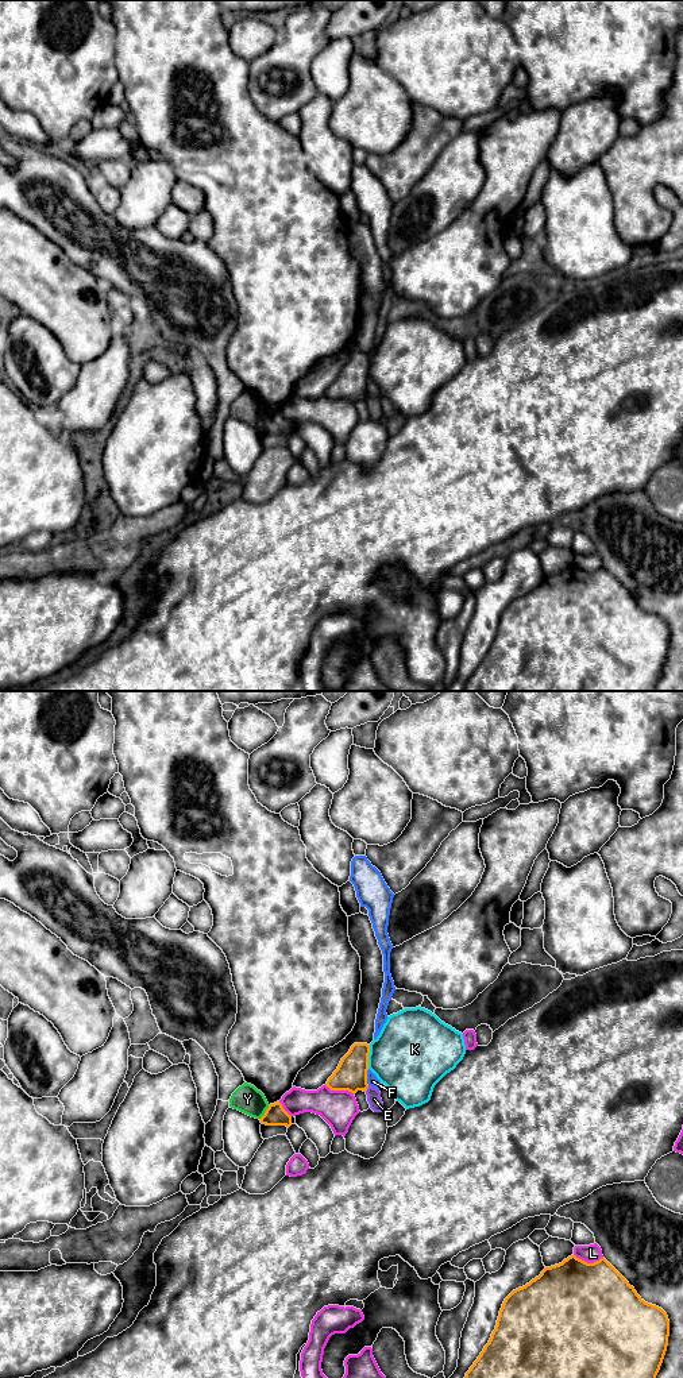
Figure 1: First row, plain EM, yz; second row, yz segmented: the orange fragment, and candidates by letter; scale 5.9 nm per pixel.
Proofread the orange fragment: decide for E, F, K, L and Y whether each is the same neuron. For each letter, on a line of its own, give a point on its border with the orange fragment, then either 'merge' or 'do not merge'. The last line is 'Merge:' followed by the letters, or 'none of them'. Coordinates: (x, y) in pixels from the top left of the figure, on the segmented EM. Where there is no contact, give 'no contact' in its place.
E: contact yz (366, 1089); do not merge
F: contact yz (366, 1077); do not merge
K: contact yz (367, 1057); do not merge
L: contact yz (589, 1263); do not merge
Y: contact yz (265, 1112); do not merge
Merge: none of them

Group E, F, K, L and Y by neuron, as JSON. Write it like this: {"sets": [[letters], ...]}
{"sets": [["E"], ["F"], ["K"], ["L"], ["Y"]]}

